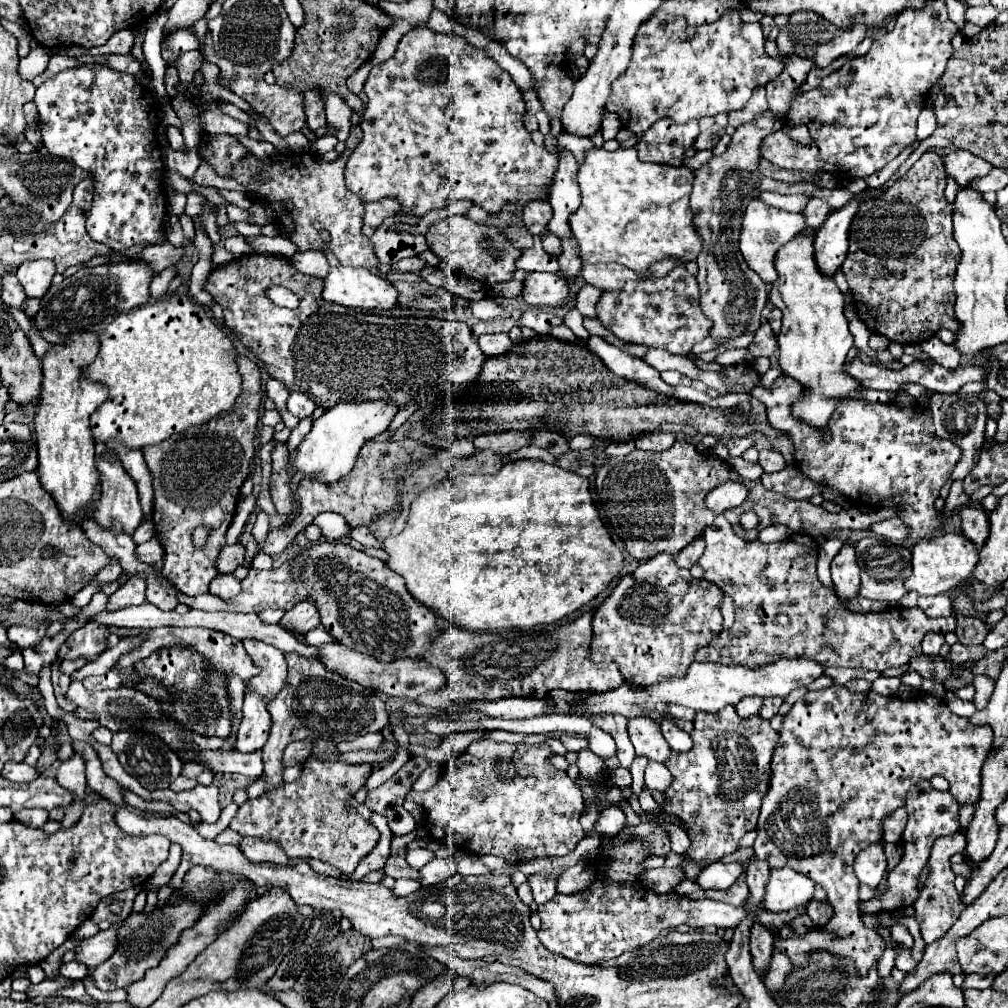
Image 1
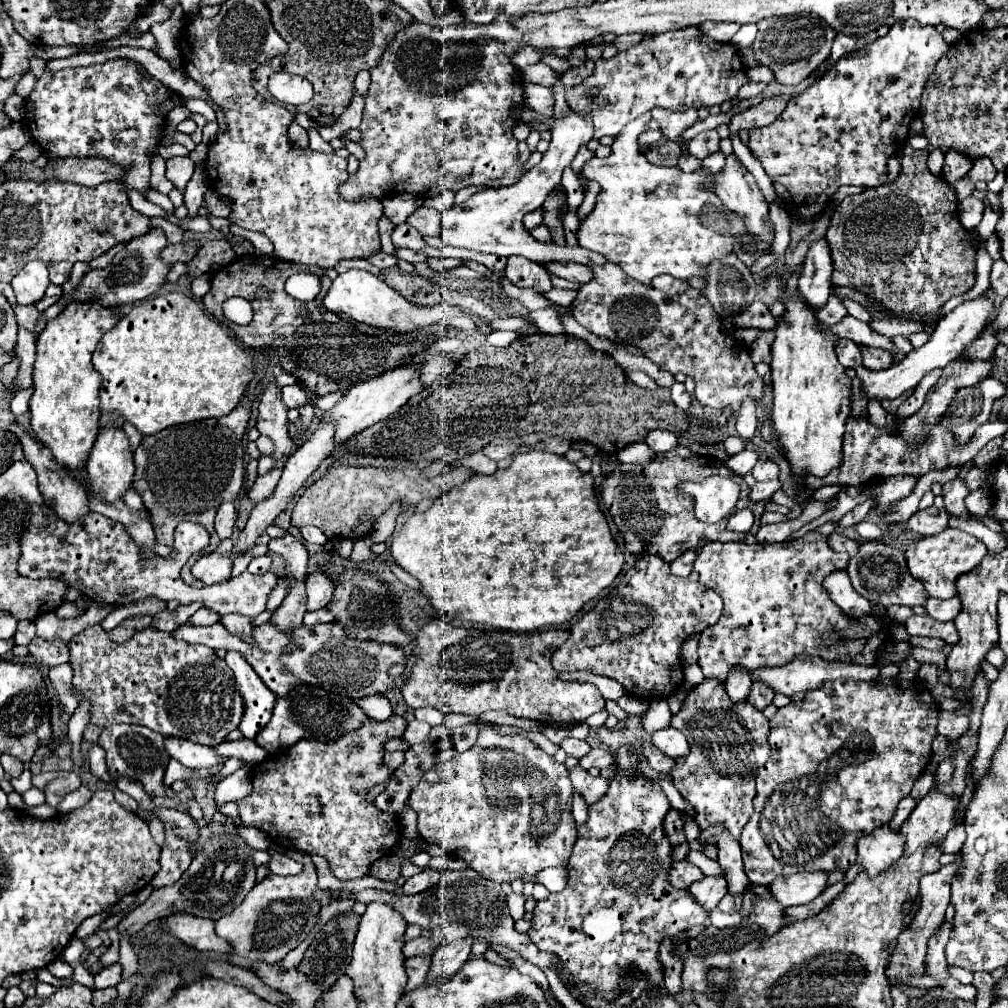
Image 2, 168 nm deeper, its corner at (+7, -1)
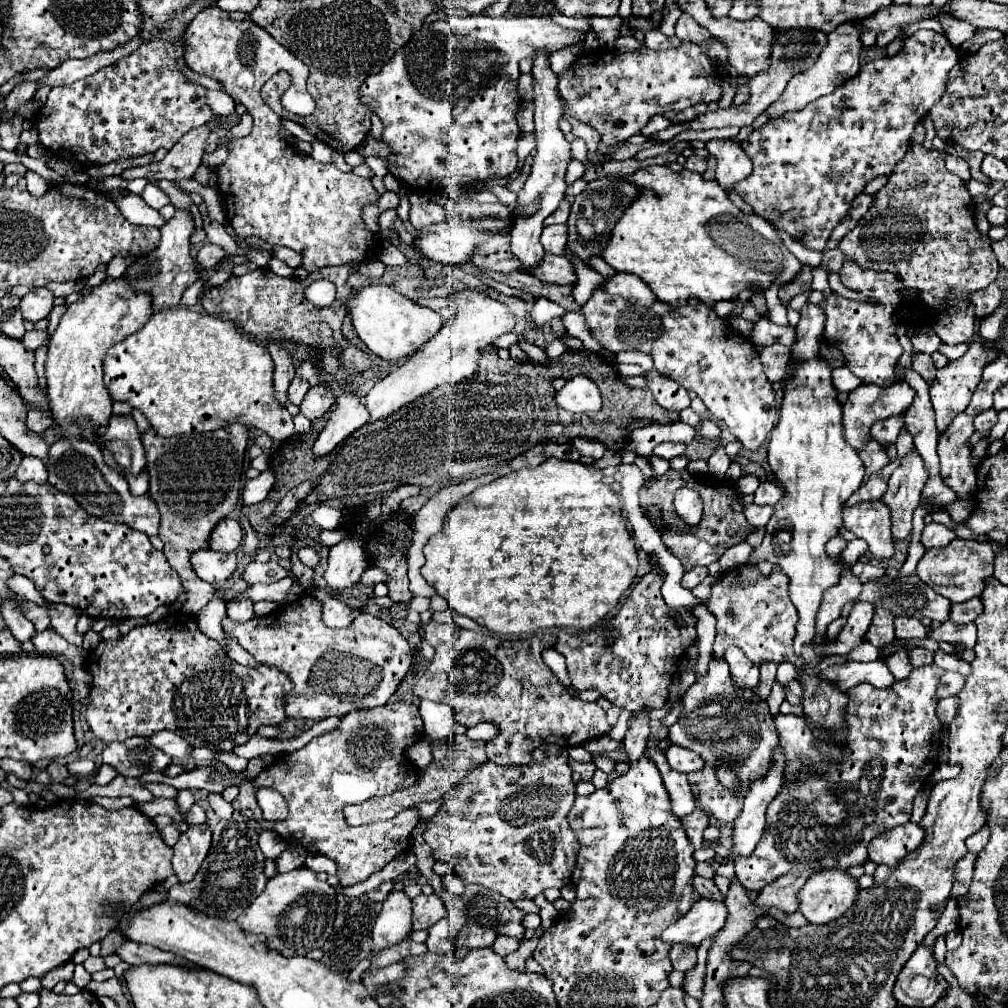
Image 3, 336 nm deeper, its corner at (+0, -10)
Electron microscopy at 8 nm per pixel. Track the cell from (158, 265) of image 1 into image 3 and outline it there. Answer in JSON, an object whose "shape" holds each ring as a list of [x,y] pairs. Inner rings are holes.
{"shape":[[[205,244],[199,254],[197,254],[197,260],[203,268],[213,268],[215,264],[219,264],[223,258],[227,256],[227,252],[215,244]]]}

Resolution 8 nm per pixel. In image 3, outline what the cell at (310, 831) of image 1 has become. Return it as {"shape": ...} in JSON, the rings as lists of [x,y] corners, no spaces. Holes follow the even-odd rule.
{"shape":[[[389,702],[389,704],[379,706],[379,708],[349,712],[345,718],[341,718],[341,722],[335,730],[331,730],[323,736],[317,736],[301,750],[291,752],[291,754],[275,760],[253,782],[241,784],[239,796],[233,802],[233,808],[235,810],[243,810],[243,808],[253,810],[255,820],[261,824],[261,828],[275,830],[289,846],[299,844],[309,854],[329,856],[331,860],[337,862],[339,884],[353,886],[357,882],[367,880],[373,872],[379,872],[387,862],[391,862],[393,858],[397,858],[399,854],[409,850],[409,846],[411,846],[409,834],[419,824],[421,816],[419,816],[417,808],[407,808],[387,822],[367,824],[367,826],[349,826],[343,818],[343,806],[345,804],[361,804],[363,800],[367,800],[375,794],[391,794],[395,790],[403,790],[403,788],[409,788],[411,784],[415,784],[415,780],[419,778],[419,774],[415,770],[419,770],[419,768],[407,758],[405,752],[411,744],[419,742],[423,736],[423,720],[419,716],[419,710],[415,704],[409,704],[409,702]],[[261,786],[275,788],[283,794],[283,798],[289,804],[289,816],[285,820],[271,824],[263,818],[263,812],[261,812],[257,798],[255,798],[255,788],[261,788]]]}

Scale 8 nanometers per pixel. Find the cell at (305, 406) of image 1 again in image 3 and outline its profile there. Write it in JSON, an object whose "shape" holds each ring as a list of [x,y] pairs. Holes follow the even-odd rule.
{"shape":[[[295,376],[293,380],[291,380],[291,384],[289,384],[289,390],[287,390],[287,394],[289,394],[289,400],[293,402],[293,404],[301,404],[301,400],[303,400],[303,396],[307,394],[307,390],[309,390],[309,386],[307,386],[307,380],[303,380],[301,376]]]}

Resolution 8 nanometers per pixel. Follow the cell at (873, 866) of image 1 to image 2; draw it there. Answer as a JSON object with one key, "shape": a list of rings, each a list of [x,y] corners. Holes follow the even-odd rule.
{"shape":[[[884,825],[860,839],[858,863],[862,865],[868,877],[876,877],[880,871],[896,863],[902,851],[904,851],[904,837],[898,831],[892,831],[888,825]]]}

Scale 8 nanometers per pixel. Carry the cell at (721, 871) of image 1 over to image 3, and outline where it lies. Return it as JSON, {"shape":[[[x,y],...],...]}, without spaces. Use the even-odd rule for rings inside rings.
{"shape":[[[701,898],[693,904],[687,916],[681,916],[671,928],[663,932],[663,942],[685,944],[699,948],[701,942],[723,928],[727,918],[727,908],[723,902],[711,902]]]}

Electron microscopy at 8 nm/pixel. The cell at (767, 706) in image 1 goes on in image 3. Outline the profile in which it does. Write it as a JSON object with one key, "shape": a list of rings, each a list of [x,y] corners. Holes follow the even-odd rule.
{"shape":[[[761,664],[761,676],[757,686],[757,694],[761,698],[767,698],[771,692],[771,686],[775,682],[775,670],[777,670],[777,664]]]}

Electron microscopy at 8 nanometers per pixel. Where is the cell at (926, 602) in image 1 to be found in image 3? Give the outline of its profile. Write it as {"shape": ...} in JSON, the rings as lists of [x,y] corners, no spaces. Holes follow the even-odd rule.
{"shape":[[[971,598],[963,604],[953,604],[951,622],[967,624],[967,622],[973,622],[981,612],[983,612],[983,602],[979,598]]]}

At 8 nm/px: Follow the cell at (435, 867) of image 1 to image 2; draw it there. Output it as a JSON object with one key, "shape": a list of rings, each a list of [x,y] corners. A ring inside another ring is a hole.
{"shape":[[[426,867],[426,869],[422,869],[420,873],[412,875],[412,877],[404,883],[402,891],[404,891],[406,895],[416,895],[416,893],[426,891],[428,887],[436,885],[438,881],[440,881],[440,871],[434,869],[434,867]]]}

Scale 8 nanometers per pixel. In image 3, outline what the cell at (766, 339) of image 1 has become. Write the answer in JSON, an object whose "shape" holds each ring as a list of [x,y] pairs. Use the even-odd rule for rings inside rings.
{"shape":[[[771,344],[765,346],[759,352],[761,364],[763,364],[763,374],[771,382],[783,382],[787,374],[787,364],[789,364],[789,348],[783,344]]]}

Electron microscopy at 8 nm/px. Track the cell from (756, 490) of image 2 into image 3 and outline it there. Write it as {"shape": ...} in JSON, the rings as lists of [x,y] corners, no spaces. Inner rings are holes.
{"shape":[[[757,504],[745,506],[745,518],[753,528],[765,528],[771,514],[773,514],[771,506],[757,506]]]}

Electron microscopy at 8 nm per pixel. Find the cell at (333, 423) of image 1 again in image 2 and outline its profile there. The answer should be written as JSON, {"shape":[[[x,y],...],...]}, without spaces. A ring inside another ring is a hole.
{"shape":[[[420,365],[398,367],[398,369],[392,369],[392,371],[386,371],[384,375],[376,377],[376,379],[354,385],[352,389],[346,391],[346,395],[332,409],[328,409],[320,415],[320,421],[336,425],[336,433],[334,433],[336,443],[344,443],[344,441],[352,439],[360,431],[372,427],[374,423],[386,419],[388,415],[394,415],[412,395],[422,391],[418,369],[420,369]]]}

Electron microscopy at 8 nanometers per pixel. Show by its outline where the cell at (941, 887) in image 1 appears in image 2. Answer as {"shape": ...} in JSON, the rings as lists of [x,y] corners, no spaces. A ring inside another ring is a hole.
{"shape":[[[956,825],[952,831],[948,831],[946,839],[942,841],[942,851],[944,853],[958,853],[964,845],[964,839],[966,839],[964,825]]]}

